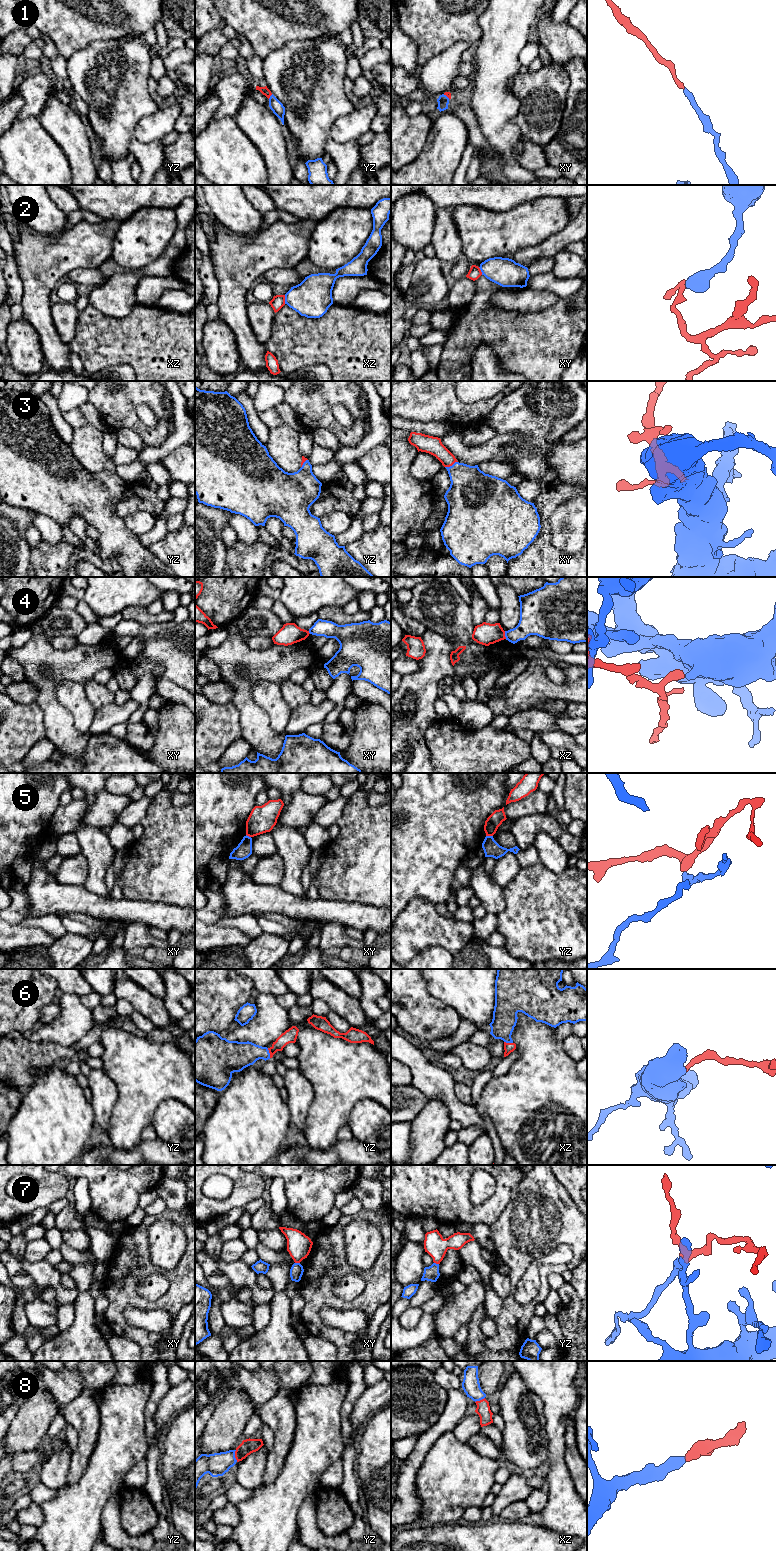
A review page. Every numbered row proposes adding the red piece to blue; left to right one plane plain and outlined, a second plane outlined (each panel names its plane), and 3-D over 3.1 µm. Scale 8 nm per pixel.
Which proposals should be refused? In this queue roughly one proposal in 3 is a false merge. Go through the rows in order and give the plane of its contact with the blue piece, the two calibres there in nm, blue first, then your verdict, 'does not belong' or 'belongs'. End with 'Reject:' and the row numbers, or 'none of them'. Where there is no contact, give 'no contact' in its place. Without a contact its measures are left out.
1: meets blue in yz; 100 nm thick on the blue side, 70 nm on the other; belongs
2: meets blue in xz; 300 nm thick on the blue side, 110 nm on the other; does not belong
3: meets blue in xy; 340 nm thick on the blue side, 140 nm on the other; belongs
4: meets blue in xz; 220 nm thick on the blue side, 170 nm on the other; does not belong
5: meets blue in yz; 130 nm thick on the blue side, 120 nm on the other; does not belong
6: meets blue in yz; 220 nm thick on the blue side, 110 nm on the other; belongs
7: meets blue in xy; 110 nm thick on the blue side, 200 nm on the other; does not belong
8: meets blue in yz; 190 nm thick on the blue side, 120 nm on the other; belongs
Reject: 2, 4, 5, 7

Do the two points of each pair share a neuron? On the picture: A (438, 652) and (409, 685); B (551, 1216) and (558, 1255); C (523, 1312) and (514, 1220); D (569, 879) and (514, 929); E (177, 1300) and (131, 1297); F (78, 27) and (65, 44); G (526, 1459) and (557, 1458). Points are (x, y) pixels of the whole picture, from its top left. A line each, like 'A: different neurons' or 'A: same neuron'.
A: same neuron
B: different neurons
C: same neuron
D: same neuron
E: same neuron
F: same neuron
G: different neurons

